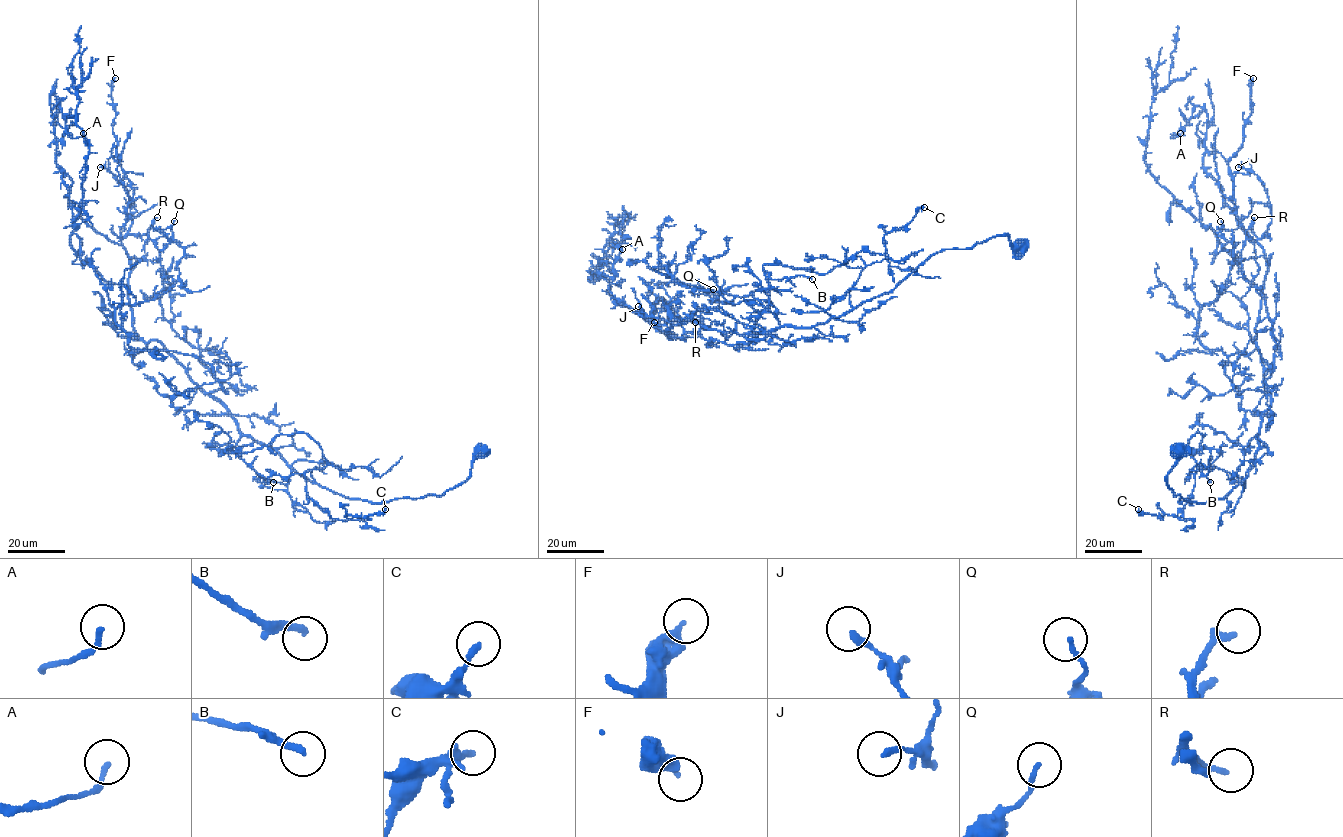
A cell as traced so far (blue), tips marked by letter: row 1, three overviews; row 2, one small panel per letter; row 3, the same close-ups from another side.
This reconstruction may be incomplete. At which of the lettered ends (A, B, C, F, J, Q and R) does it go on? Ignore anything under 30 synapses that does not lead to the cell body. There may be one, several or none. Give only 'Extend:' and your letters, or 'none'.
Extend: B

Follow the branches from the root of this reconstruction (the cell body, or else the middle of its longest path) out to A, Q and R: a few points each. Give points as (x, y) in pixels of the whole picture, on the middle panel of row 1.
A: (1018, 245), (937, 251), (888, 292), (761, 339), (653, 326), (593, 275), (609, 241), (622, 249)
Q: (1018, 245), (937, 251), (761, 339), (751, 293), (654, 267), (721, 303), (713, 289)
R: (1018, 245), (937, 251), (840, 316), (746, 337), (756, 324), (747, 343), (706, 340), (698, 309), (695, 322)

